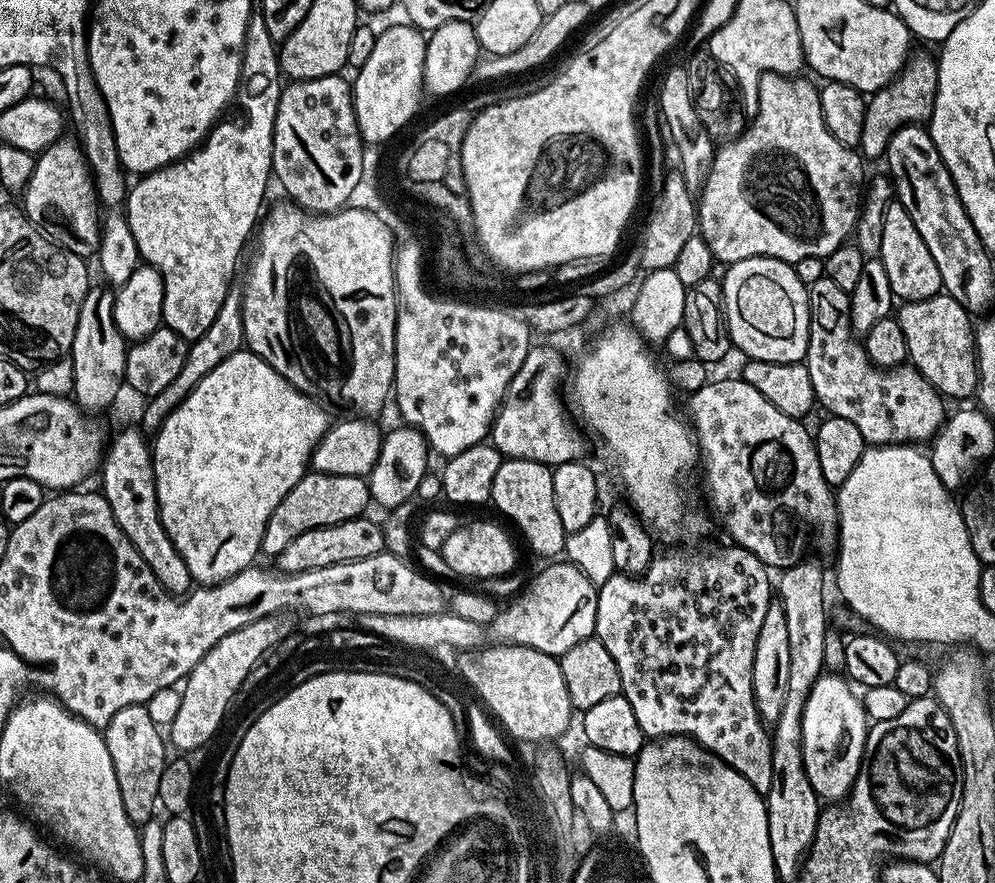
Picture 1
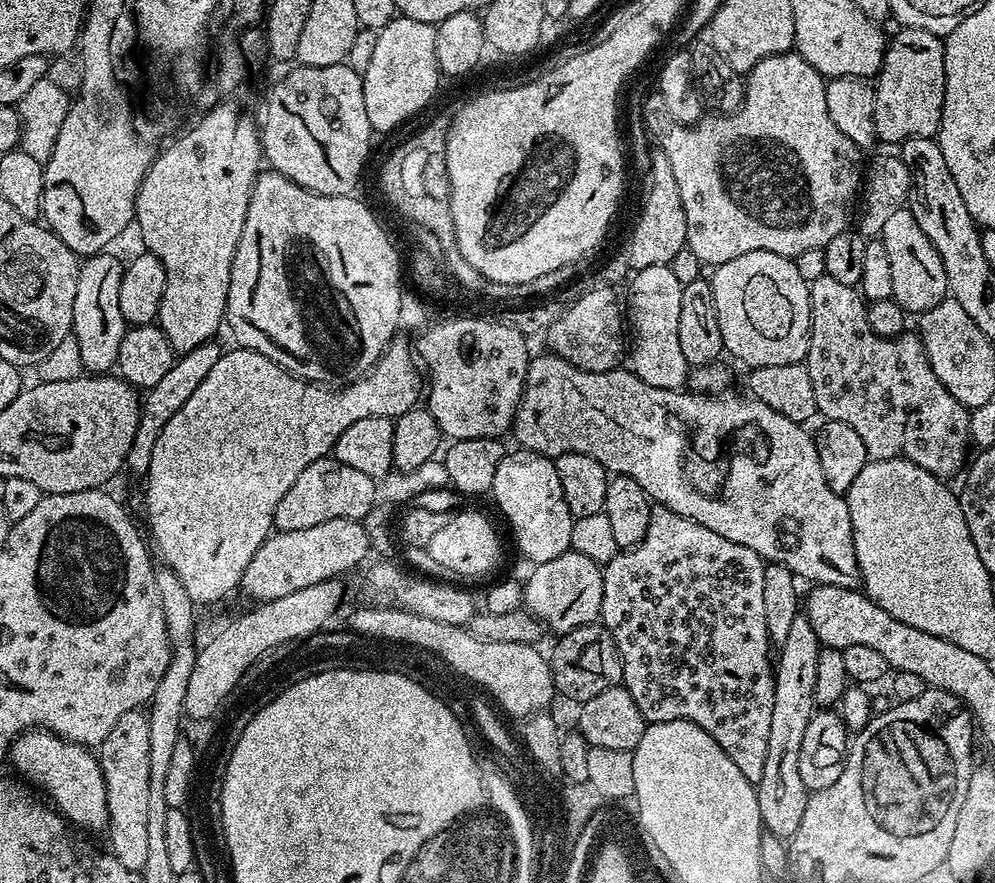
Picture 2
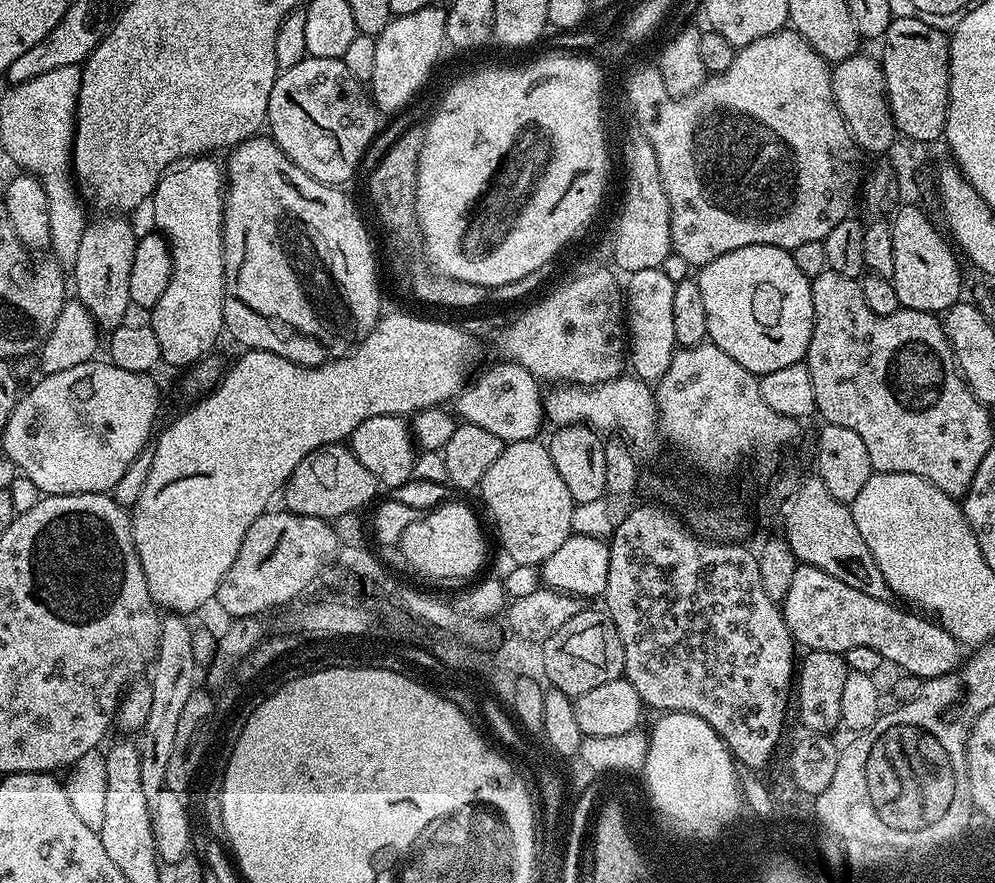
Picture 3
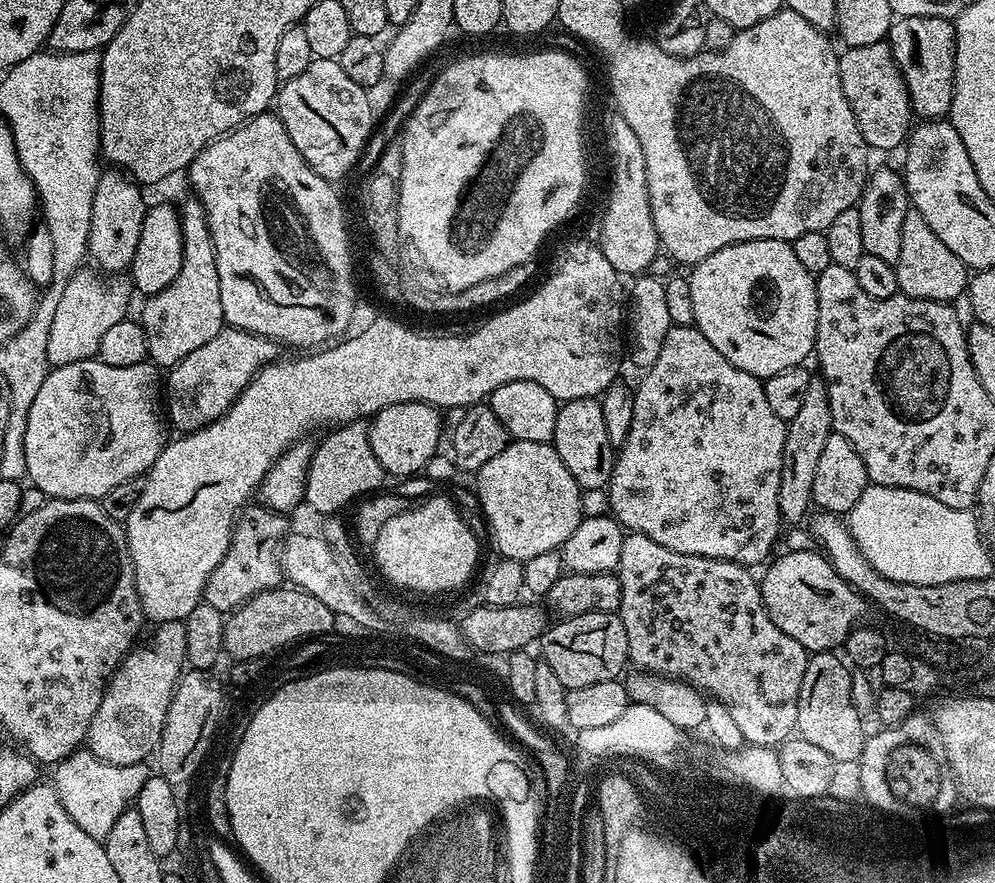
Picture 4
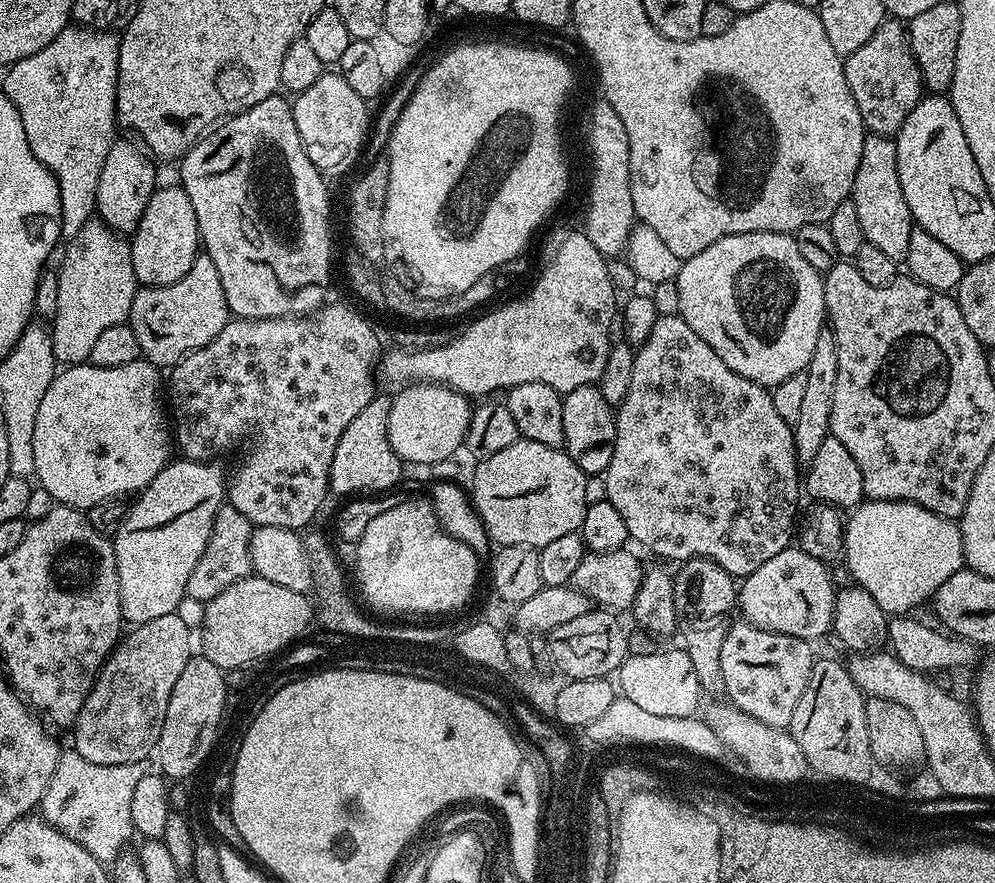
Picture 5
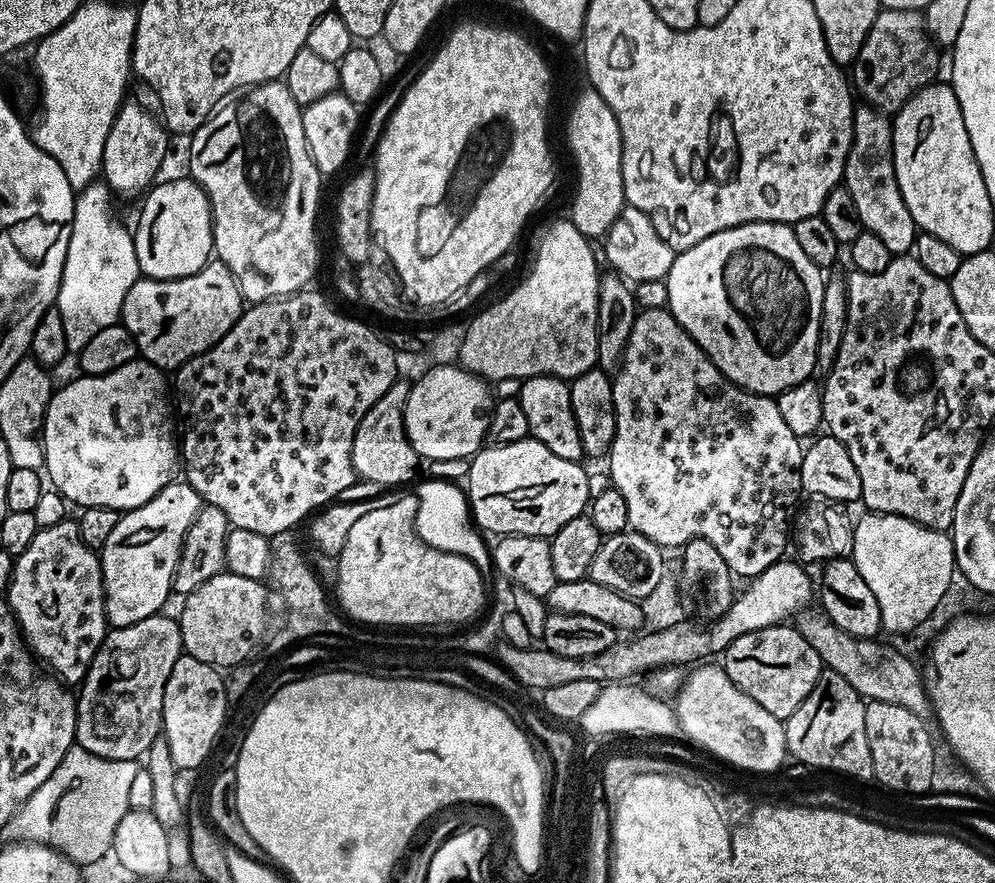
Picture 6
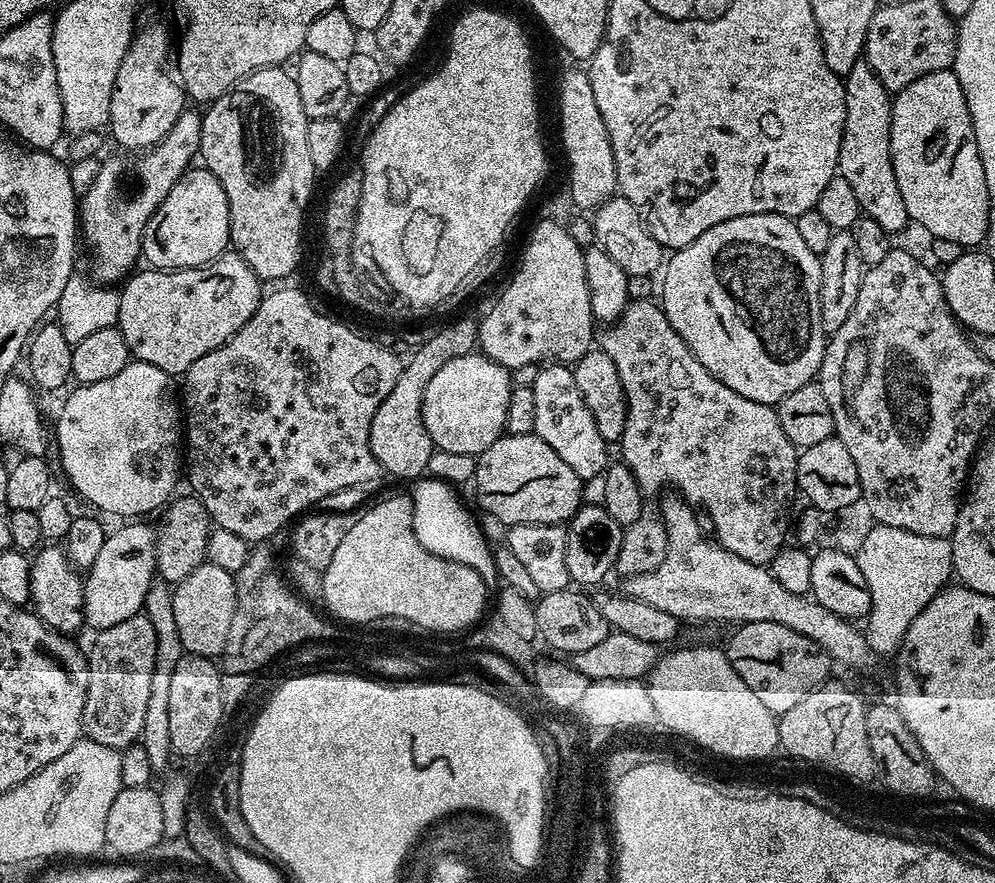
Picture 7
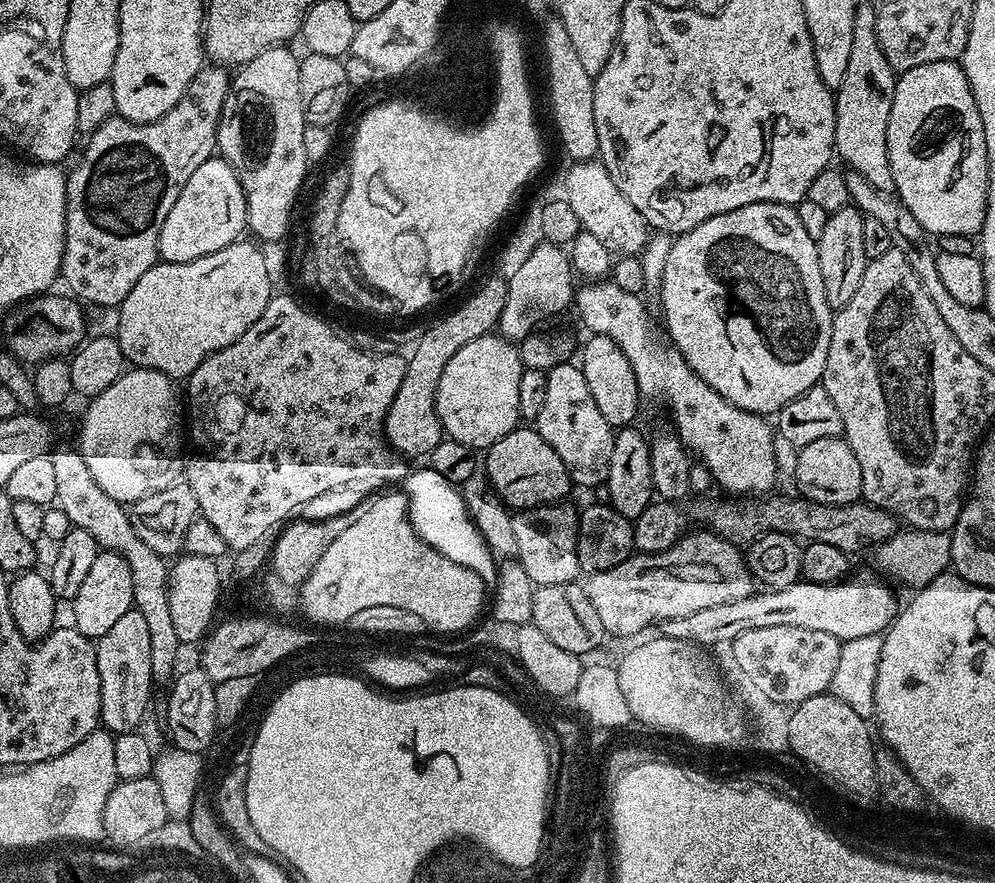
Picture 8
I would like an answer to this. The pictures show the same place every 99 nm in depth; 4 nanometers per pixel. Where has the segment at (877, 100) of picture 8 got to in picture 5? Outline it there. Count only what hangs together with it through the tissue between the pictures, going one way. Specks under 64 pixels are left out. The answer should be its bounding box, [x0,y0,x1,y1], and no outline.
[850,135,914,261]

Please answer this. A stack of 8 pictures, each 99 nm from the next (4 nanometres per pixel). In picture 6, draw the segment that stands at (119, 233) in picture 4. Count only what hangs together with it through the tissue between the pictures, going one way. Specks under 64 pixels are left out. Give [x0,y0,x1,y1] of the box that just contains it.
[102,102,170,197]

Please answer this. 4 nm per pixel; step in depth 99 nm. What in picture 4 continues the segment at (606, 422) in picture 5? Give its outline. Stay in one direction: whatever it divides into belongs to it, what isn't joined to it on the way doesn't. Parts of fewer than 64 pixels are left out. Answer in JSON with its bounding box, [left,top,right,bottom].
[551,398,614,490]

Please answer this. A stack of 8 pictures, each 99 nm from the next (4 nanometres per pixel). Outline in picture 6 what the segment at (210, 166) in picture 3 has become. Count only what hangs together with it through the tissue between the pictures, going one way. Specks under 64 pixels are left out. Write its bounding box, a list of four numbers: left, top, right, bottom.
[120,258,246,370]

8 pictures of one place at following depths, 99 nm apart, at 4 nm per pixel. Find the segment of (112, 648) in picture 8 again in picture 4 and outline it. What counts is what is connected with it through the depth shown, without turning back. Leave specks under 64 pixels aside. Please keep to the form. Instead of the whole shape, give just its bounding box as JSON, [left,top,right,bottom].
[85,621,187,765]

